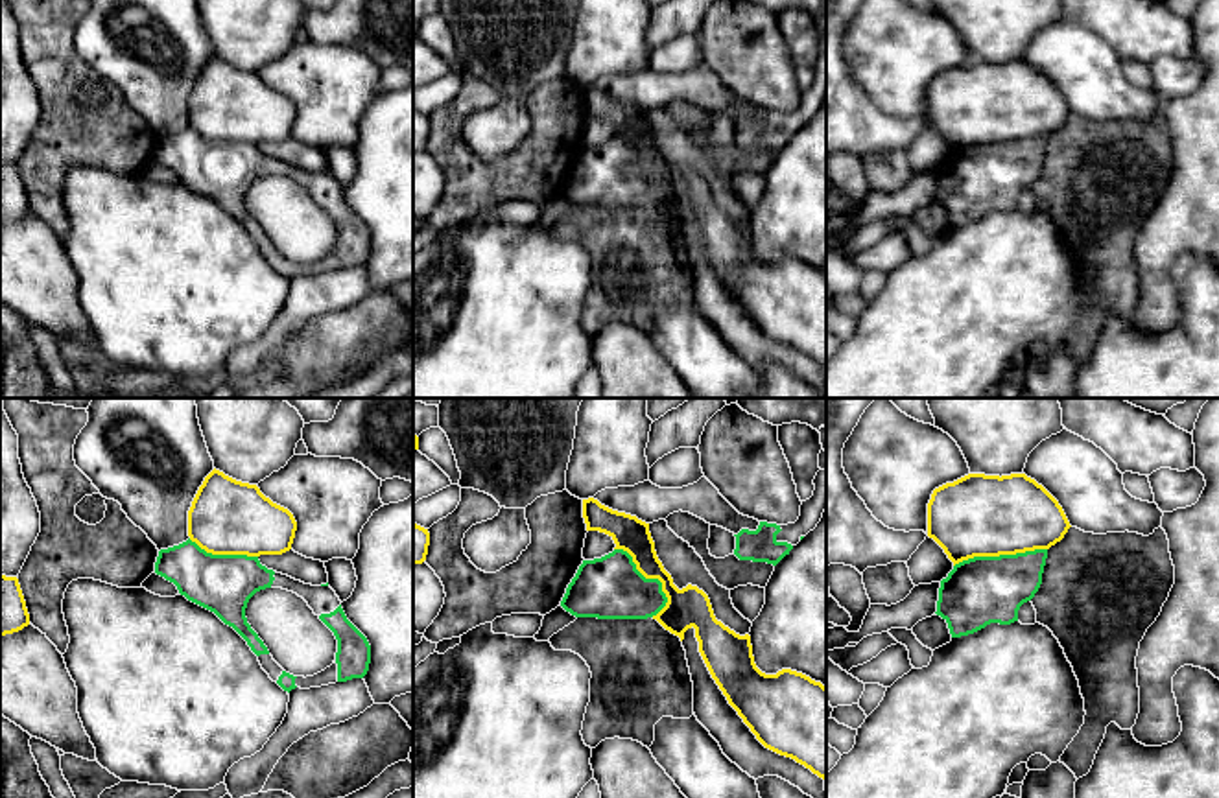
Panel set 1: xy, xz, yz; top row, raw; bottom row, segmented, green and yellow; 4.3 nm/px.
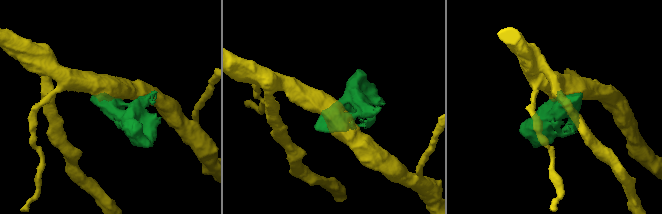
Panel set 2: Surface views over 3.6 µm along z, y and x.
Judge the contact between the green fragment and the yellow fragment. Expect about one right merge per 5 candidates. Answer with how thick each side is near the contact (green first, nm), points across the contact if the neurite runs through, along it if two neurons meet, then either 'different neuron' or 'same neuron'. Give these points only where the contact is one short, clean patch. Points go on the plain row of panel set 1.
300/360 nm | along yz (1046, 135), (974, 142), (954, 153) | different neuron

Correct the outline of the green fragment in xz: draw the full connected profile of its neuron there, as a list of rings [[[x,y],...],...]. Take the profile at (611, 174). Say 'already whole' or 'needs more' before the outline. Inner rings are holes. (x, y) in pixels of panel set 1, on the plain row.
already whole; [[[623,136],[583,147],[561,194],[575,205],[647,206],[668,190],[658,166],[645,166]]]

